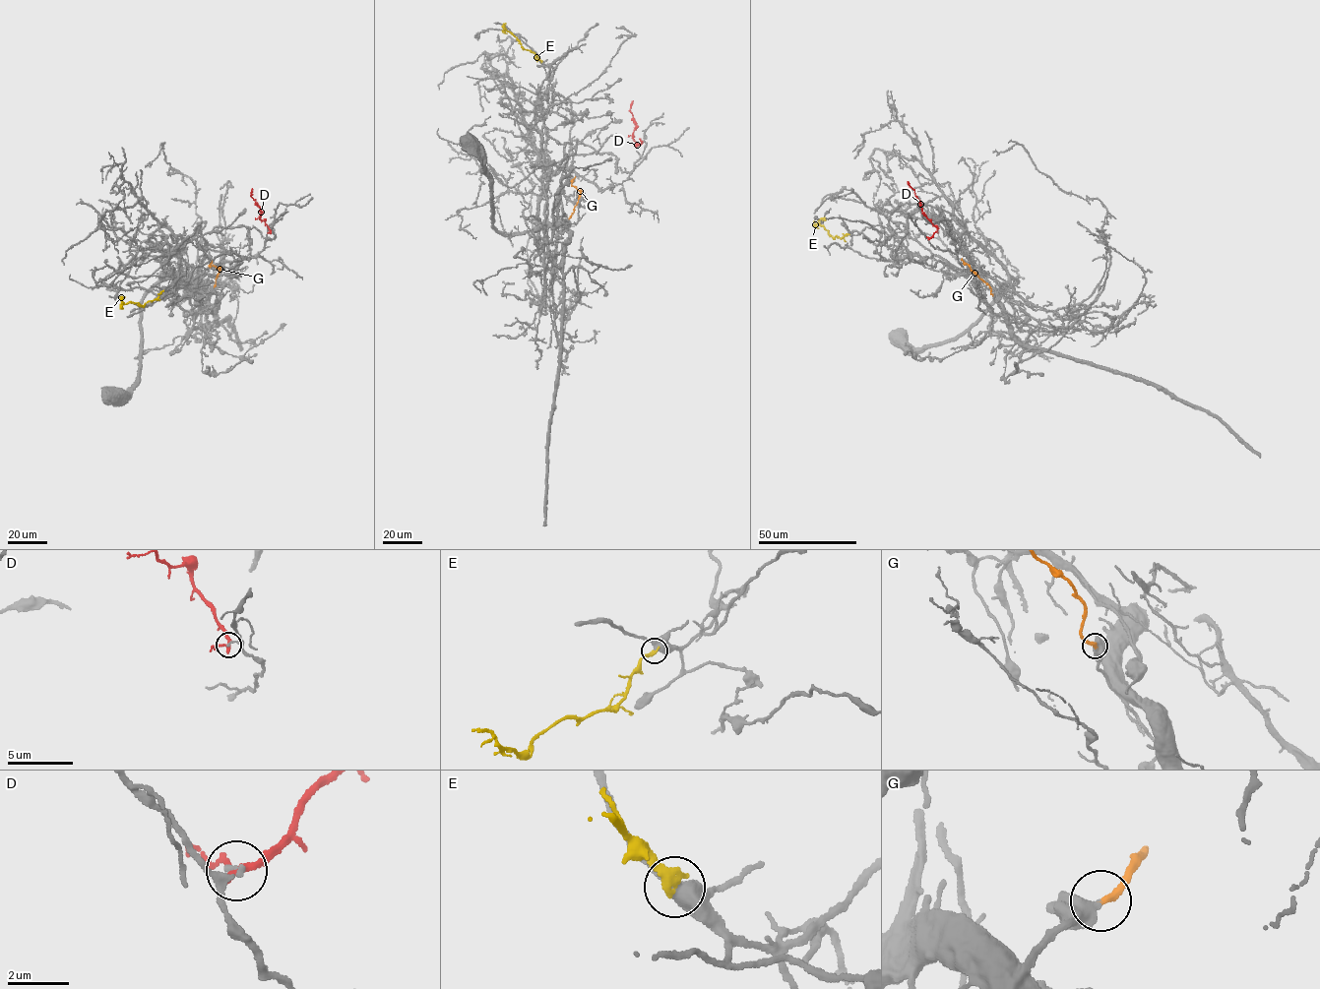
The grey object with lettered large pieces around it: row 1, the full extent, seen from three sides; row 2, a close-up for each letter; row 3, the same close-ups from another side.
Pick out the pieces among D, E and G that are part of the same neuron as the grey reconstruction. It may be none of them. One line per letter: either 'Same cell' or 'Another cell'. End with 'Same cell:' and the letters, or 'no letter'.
D: Another cell
E: Another cell
G: Same cell
Same cell: G

